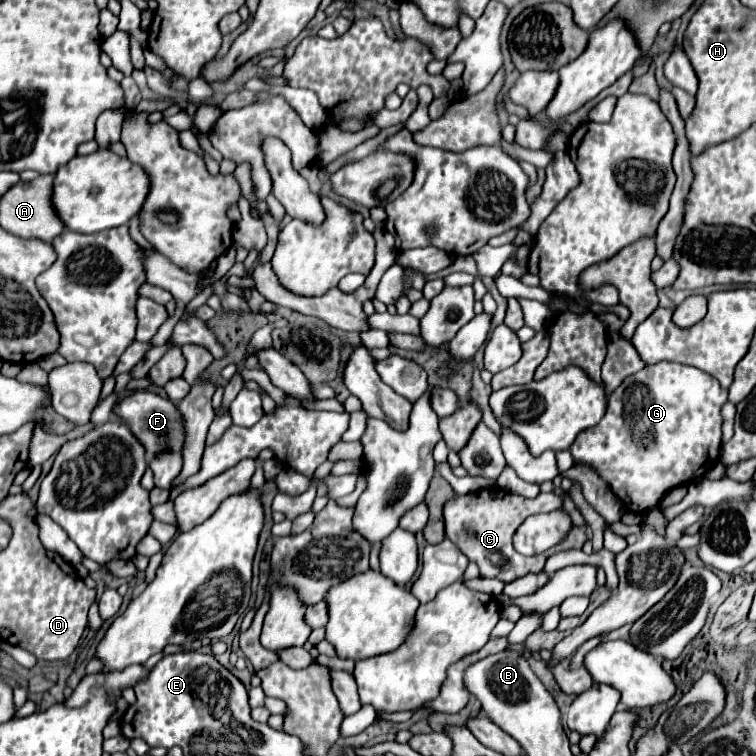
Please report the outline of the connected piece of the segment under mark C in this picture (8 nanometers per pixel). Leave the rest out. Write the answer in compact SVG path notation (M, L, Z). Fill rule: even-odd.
M490 486L474 494L466 496L454 496L444 504L444 522L446 522L446 538L452 540L460 552L466 554L468 560L476 562L480 566L480 576L484 578L498 578L502 582L512 582L516 578L522 578L530 572L540 572L544 568L544 562L548 556L568 550L568 548L582 548L586 540L592 538L592 528L588 524L584 526L572 526L566 538L558 544L552 546L550 550L538 554L538 556L522 556L514 550L512 546L512 536L518 530L518 526L530 516L530 514L540 514L540 512L554 512L562 510L562 498L556 494L538 494L534 500L510 494L502 490L500 486Z

